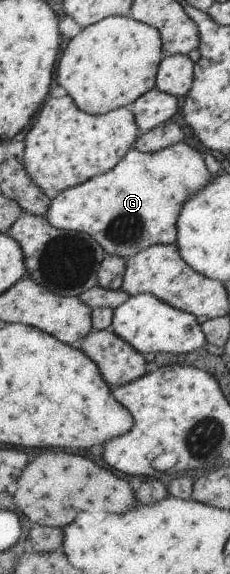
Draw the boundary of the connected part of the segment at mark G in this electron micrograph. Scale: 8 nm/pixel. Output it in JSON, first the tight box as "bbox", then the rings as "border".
{"bbox":[43,141,211,260],"border":[[[182,141],[153,154],[137,152],[132,148],[111,170],[54,195],[43,217],[51,228],[83,233],[85,237],[94,240],[101,252],[127,260],[149,246],[173,244],[175,218],[181,212],[183,202],[189,198],[189,194],[201,190],[201,186],[205,186],[211,176],[200,153]]]}

